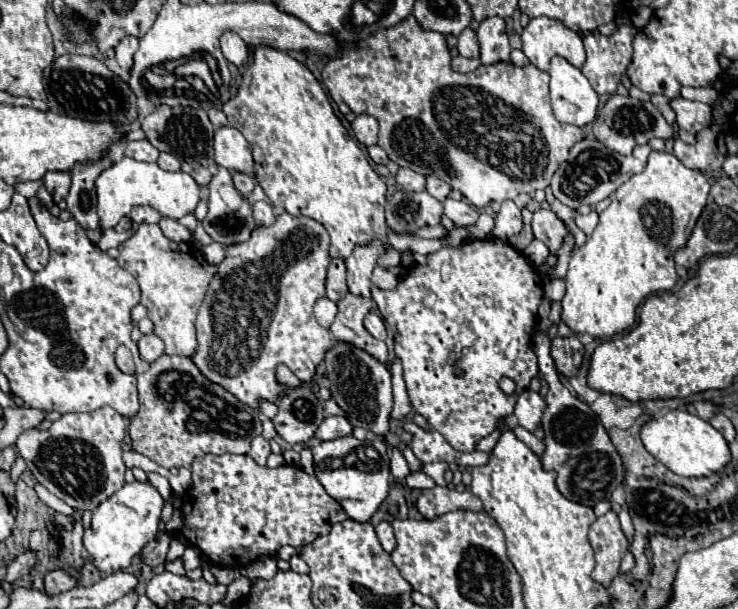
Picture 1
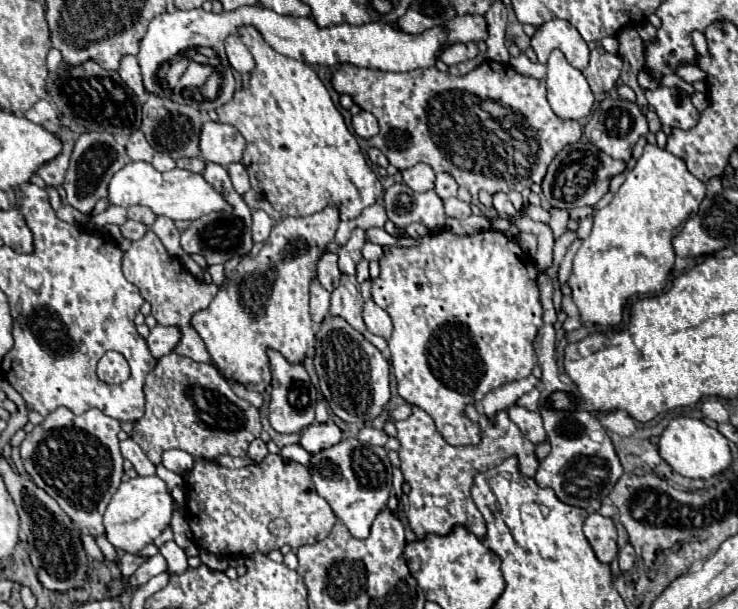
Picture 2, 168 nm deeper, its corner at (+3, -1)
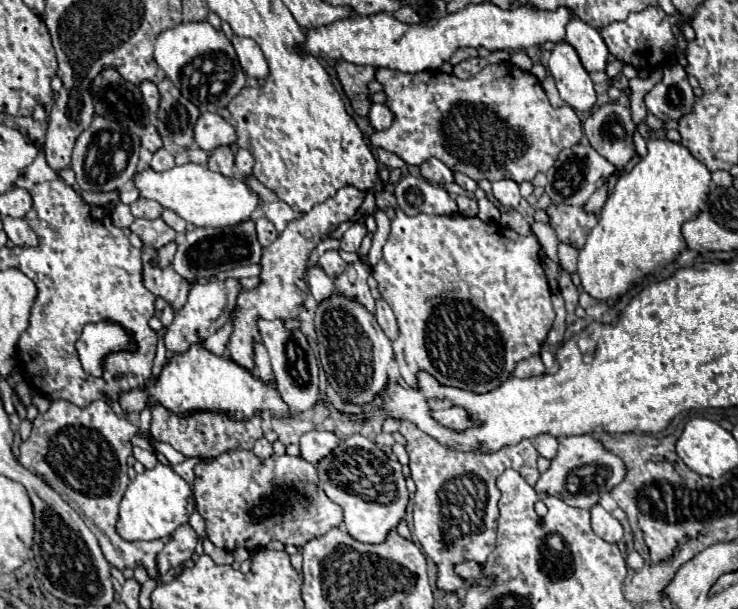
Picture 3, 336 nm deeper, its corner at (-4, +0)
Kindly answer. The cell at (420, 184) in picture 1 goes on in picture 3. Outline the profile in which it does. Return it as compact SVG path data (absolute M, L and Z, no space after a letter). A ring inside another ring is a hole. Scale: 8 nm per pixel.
M428 159L420 165L420 173L424 179L436 183L436 185L448 185L454 183L454 173L440 161L440 159Z

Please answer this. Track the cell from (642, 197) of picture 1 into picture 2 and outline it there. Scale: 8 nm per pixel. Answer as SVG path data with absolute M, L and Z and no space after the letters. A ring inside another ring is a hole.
M647 144L643 156L637 160L635 168L627 174L625 182L613 196L611 204L597 210L593 216L593 230L573 258L573 270L567 280L571 288L571 300L579 308L581 322L591 322L599 326L617 326L623 318L625 304L635 294L657 294L665 288L667 276L673 268L675 252L671 240L681 232L685 220L697 212L701 200L705 198L705 184L697 180L685 166L685 162L655 144Z

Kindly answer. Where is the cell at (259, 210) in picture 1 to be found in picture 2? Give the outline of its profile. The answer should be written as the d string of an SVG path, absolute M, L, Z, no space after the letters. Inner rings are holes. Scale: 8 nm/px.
M253 210L253 240L255 242L267 240L271 228L273 228L273 220L263 210Z

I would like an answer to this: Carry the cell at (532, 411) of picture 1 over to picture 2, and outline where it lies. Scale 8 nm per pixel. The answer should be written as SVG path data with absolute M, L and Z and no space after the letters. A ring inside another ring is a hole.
M513 404L509 408L509 418L519 426L519 430L533 442L539 444L545 440L545 430L543 430L543 420L539 412L527 410L525 406L517 406Z

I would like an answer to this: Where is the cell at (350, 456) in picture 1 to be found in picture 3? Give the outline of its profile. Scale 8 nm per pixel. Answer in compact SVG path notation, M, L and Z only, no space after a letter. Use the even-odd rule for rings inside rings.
M360 433L340 441L336 451L318 463L318 477L326 495L344 509L346 531L360 543L384 543L388 533L406 517L408 489L402 465L388 459L374 441Z

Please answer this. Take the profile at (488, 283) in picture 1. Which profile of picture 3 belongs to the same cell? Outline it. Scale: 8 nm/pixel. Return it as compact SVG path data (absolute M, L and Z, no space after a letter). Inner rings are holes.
M396 209L382 259L372 267L382 299L392 307L400 335L392 343L400 373L410 387L416 387L416 371L424 369L440 383L470 391L492 391L508 379L516 363L540 353L552 327L554 309L550 287L540 263L540 243L534 233L520 235L498 223L484 223L478 217L454 215L406 215Z

